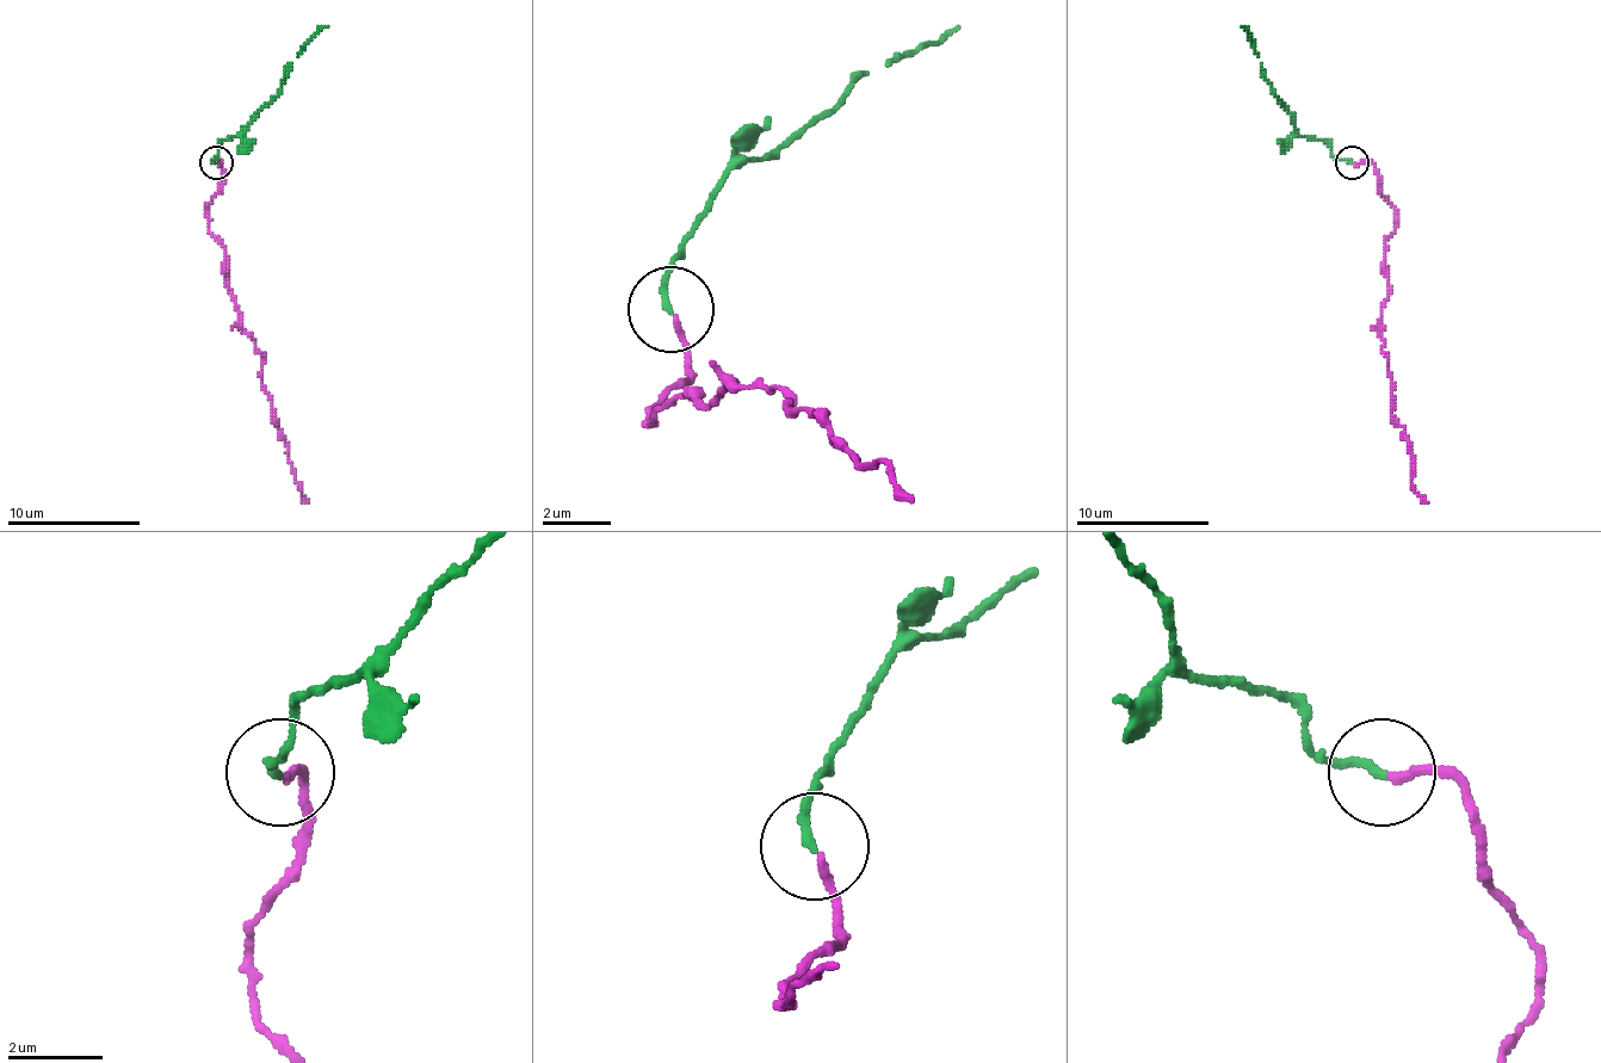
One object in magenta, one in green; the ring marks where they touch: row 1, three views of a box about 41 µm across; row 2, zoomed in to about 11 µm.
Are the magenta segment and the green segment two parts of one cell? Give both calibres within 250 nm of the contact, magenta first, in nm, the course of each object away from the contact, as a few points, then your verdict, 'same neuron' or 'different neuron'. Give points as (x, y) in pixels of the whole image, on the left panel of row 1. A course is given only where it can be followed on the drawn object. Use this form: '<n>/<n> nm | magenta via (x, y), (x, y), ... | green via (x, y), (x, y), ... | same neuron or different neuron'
160/180 nm | magenta via (218, 162), (222, 190), (208, 210), (208, 233), (224, 249), (239, 326), (258, 352), (271, 415), (308, 502) | green via (215, 162), (218, 147), (239, 133), (278, 93), (298, 53), (328, 26) | same neuron

